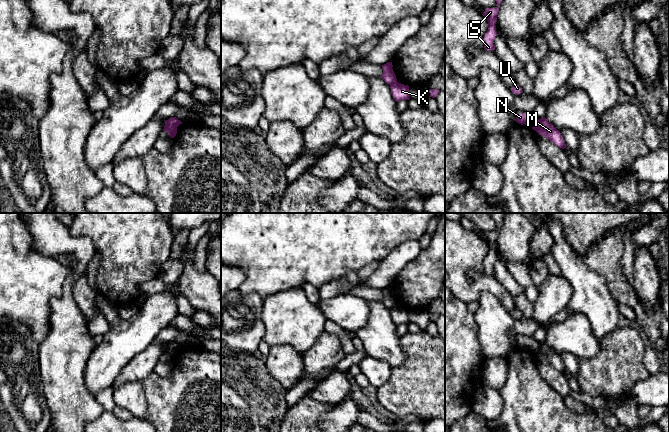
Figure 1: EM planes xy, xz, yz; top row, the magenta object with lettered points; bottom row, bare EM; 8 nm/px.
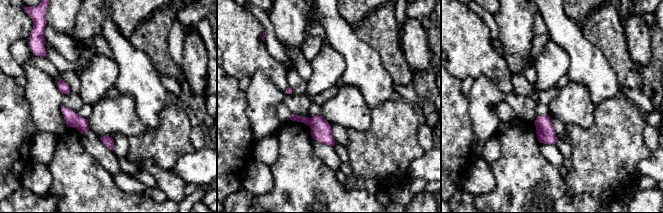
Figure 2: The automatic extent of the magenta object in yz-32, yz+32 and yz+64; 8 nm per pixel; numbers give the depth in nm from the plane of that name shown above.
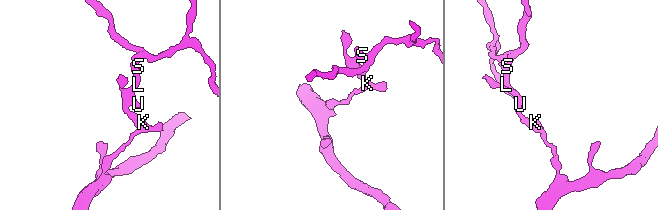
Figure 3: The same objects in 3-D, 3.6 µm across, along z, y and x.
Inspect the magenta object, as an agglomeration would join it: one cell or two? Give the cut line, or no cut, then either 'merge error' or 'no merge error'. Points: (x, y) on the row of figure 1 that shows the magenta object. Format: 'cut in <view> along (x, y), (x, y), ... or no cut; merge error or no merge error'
cut in yz along (540, 119), (540, 130), (538, 133); merge error

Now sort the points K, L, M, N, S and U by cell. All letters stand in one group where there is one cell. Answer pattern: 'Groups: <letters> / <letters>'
Groups: K M / L N S U

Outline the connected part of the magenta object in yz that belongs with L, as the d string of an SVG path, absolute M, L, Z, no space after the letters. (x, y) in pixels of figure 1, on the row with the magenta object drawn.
M496 0L497 6L495 8L486 8L482 14L488 21L488 30L484 35L484 48L487 51L494 51L494 40L497 34L496 31L496 21L499 11L499 5L502 3L502 0Z

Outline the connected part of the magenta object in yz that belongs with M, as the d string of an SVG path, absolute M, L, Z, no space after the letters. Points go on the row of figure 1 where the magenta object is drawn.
M545 117L540 119L539 134L552 141L558 147L565 149L566 144L559 130L557 130Z

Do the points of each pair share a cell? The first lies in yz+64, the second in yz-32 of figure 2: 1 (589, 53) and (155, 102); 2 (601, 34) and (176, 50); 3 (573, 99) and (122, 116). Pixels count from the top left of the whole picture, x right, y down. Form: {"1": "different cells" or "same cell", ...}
{"1": "same cell", "2": "different cells", "3": "same cell"}

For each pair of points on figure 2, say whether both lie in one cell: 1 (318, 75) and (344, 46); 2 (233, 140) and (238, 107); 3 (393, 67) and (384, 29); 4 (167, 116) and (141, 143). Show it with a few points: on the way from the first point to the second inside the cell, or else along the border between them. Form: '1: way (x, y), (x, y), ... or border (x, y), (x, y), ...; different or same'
1: border (330, 44), (343, 59), (344, 72), (342, 75); different
2: way (233, 132), (233, 115); same
3: way (393, 58), (384, 38); same
4: way (167, 125), (150, 142); same

